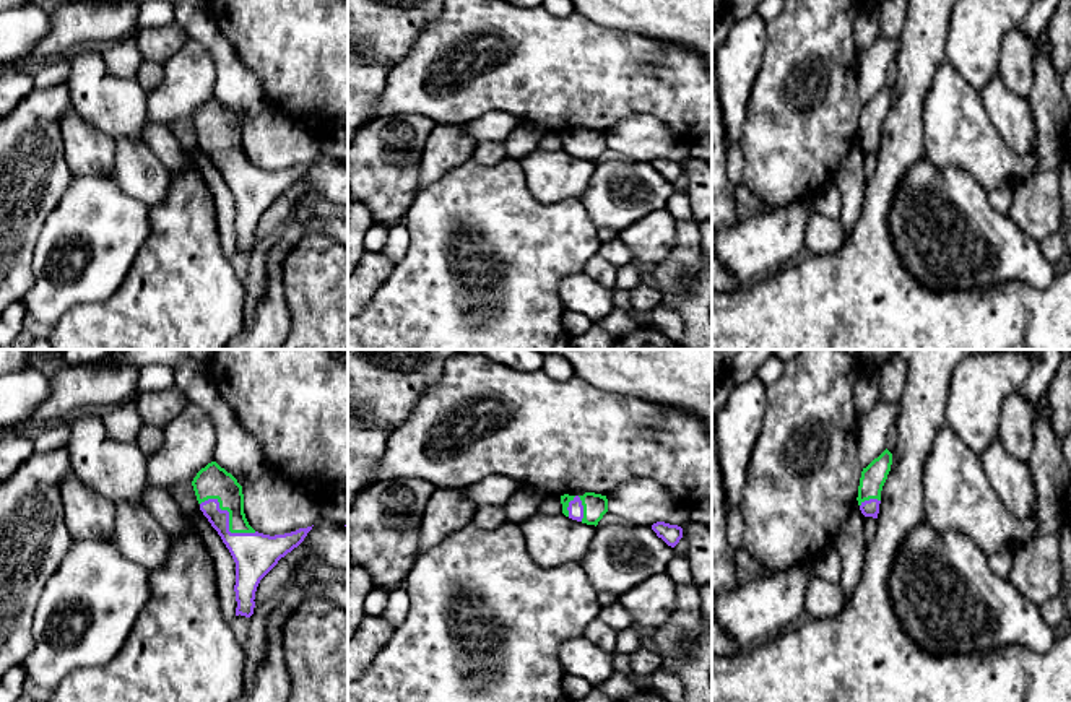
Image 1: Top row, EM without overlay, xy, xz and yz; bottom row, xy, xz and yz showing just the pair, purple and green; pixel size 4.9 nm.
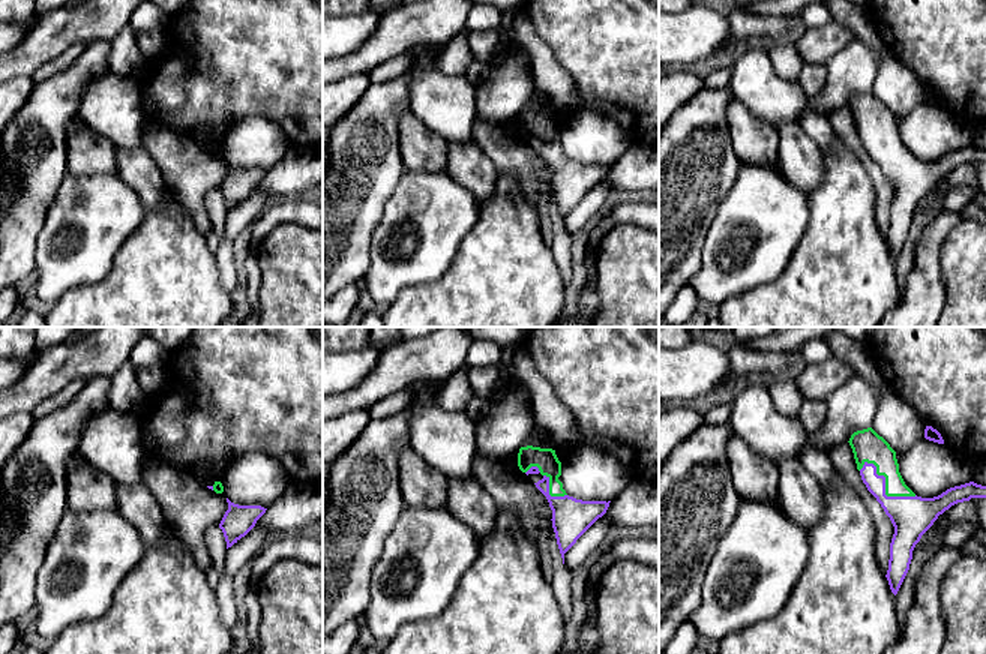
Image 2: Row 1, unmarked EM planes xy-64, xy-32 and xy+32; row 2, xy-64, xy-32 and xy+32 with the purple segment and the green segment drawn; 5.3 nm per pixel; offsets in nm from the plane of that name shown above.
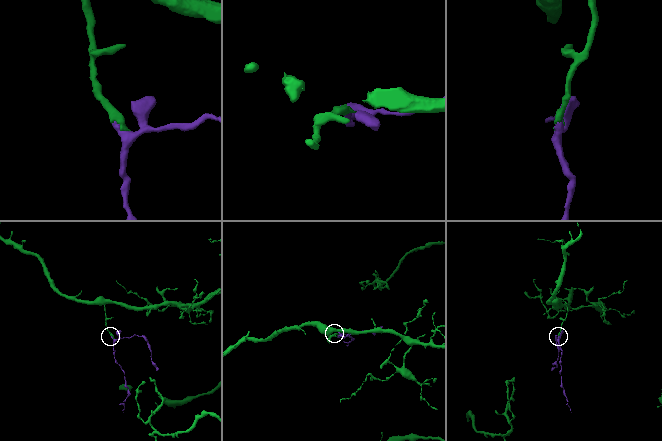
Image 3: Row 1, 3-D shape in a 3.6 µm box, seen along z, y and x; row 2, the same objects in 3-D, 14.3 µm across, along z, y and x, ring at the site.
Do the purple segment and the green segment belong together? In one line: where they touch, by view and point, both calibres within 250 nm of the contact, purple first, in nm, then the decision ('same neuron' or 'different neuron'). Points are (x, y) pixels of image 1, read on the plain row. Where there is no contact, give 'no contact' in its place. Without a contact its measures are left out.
meets purple in xy at (228, 155); 220 nm thick on the purple side, 160 nm on the other; same neuron

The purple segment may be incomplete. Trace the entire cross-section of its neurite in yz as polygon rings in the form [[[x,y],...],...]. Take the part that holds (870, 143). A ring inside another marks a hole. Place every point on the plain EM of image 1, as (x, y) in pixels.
[[[886,84],[861,107],[858,122],[858,141],[865,153],[878,154],[881,127],[892,101],[892,89]]]

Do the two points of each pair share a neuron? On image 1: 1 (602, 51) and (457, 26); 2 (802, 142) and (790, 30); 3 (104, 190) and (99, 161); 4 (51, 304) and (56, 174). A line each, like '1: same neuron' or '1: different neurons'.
1: same neuron
2: same neuron
3: different neurons
4: different neurons

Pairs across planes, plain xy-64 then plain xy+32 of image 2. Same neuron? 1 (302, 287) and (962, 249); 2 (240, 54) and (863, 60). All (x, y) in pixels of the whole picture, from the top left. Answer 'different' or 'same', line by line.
1: same
2: different

